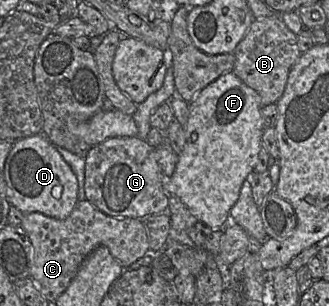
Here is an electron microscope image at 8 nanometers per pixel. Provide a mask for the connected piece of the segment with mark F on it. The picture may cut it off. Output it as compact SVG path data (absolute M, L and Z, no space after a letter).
M232 71L202 89L189 103L186 142L171 177L163 187L177 196L189 211L212 230L221 230L237 202L244 181L254 172L265 130L258 93Z

